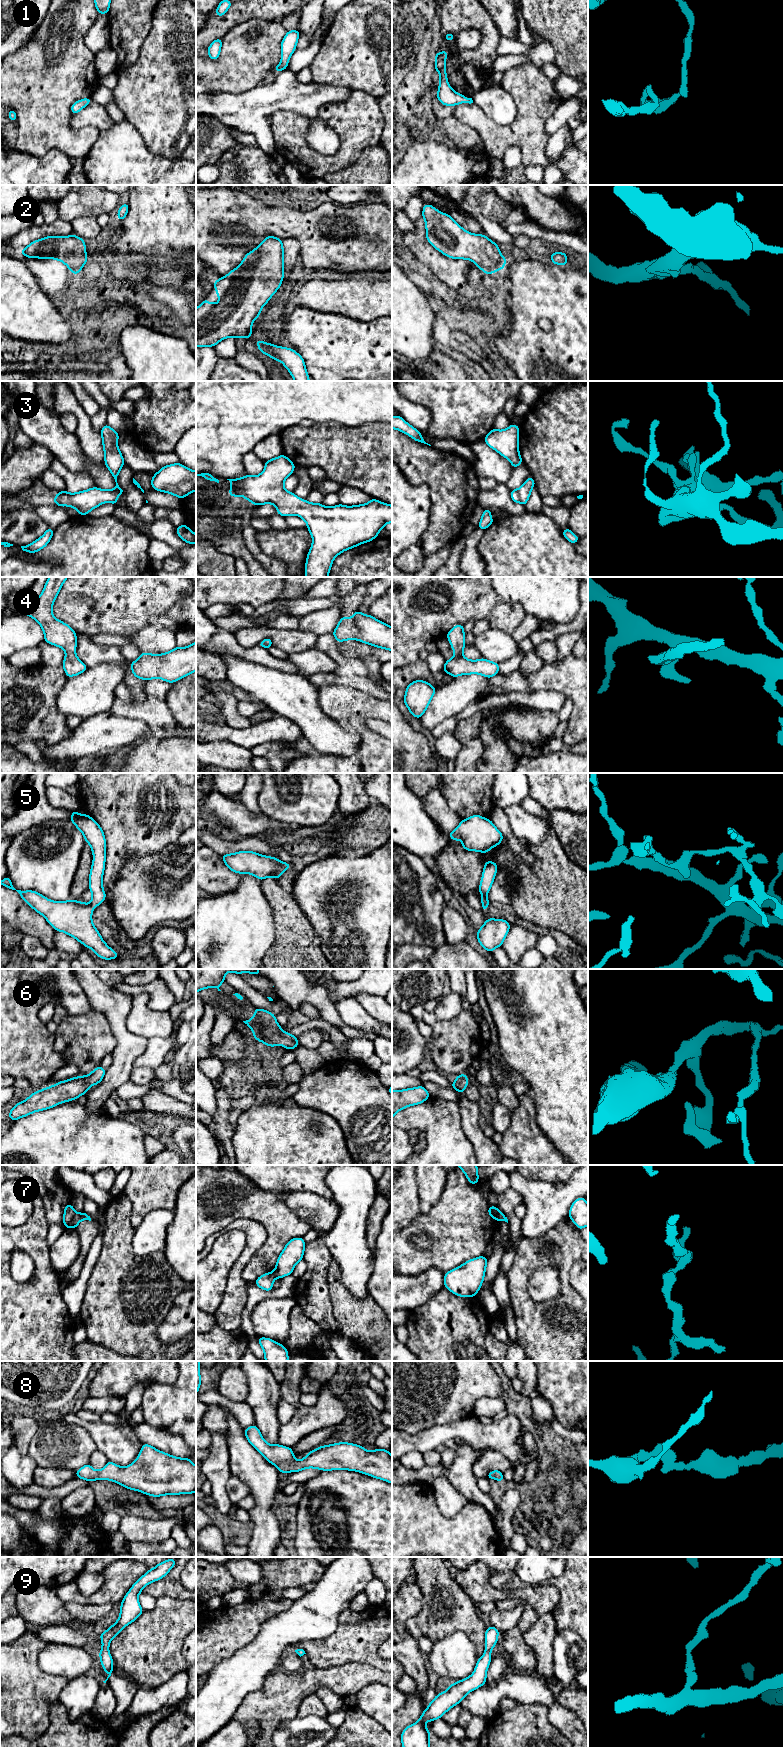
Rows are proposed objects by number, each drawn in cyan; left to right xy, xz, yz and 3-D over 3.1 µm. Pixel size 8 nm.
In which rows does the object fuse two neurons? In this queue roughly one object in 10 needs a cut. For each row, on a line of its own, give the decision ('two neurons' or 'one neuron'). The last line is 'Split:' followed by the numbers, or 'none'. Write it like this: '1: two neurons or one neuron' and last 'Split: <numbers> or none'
1: one neuron
2: one neuron
3: one neuron
4: one neuron
5: one neuron
6: one neuron
7: two neurons
8: one neuron
9: one neuron
Split: 7

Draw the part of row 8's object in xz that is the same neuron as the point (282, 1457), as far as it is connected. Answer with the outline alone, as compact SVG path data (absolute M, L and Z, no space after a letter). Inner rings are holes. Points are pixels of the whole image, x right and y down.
M254 1424L245 1428L248 1442L283 1474L299 1472L307 1468L330 1471L346 1469L357 1471L392 1484L392 1455L389 1450L368 1451L361 1445L340 1442L320 1446L299 1461L290 1447L267 1443Z

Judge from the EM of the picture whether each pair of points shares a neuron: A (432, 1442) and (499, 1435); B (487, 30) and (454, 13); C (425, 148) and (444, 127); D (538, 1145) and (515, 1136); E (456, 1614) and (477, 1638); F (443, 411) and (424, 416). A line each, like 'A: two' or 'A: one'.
A: one
B: one
C: two
D: one
E: one
F: two

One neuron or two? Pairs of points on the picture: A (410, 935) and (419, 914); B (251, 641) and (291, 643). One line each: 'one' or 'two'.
A: one
B: one

